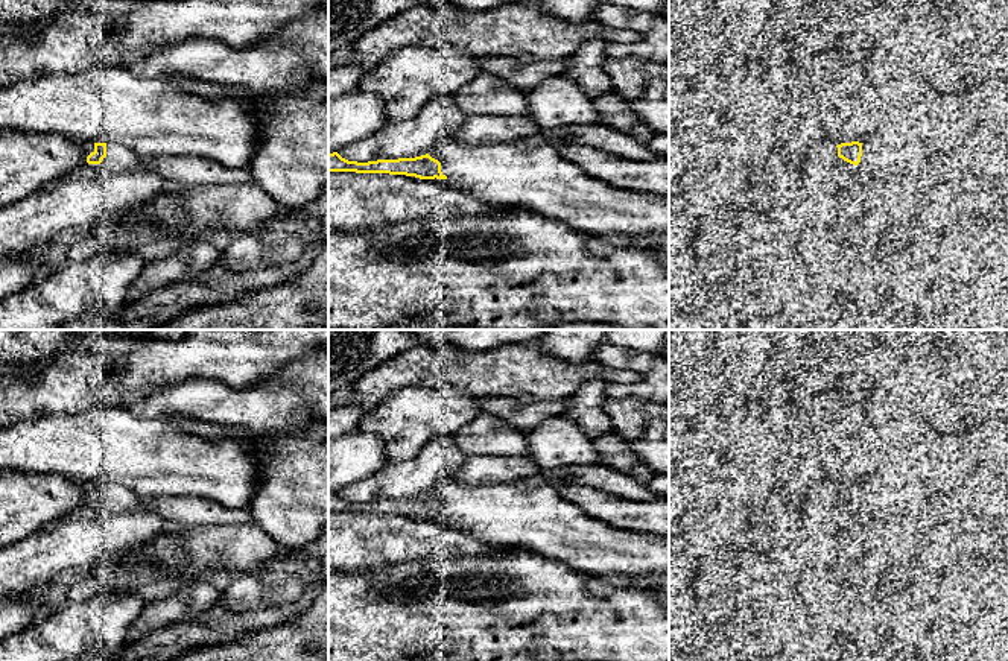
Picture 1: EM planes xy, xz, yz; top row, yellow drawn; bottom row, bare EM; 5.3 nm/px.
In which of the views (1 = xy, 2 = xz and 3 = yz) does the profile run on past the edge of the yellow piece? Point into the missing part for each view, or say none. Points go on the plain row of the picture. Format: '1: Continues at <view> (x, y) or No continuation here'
1: Continues at xy (184, 511)
2: No continuation here
3: No continuation here

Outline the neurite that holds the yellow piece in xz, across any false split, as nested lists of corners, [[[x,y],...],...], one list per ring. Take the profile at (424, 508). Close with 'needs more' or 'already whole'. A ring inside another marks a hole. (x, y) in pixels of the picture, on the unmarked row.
[[[333,492],[328,494],[328,512],[389,514],[415,517],[420,520],[447,520],[447,517],[441,512],[441,503],[429,494],[415,498],[357,503],[348,501],[338,492]]]; already whole

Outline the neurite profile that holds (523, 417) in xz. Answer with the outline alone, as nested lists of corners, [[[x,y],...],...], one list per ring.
[[[508,397],[477,398],[483,413],[502,418],[511,427],[525,433],[549,418],[563,416],[570,407],[569,398],[521,404]]]

